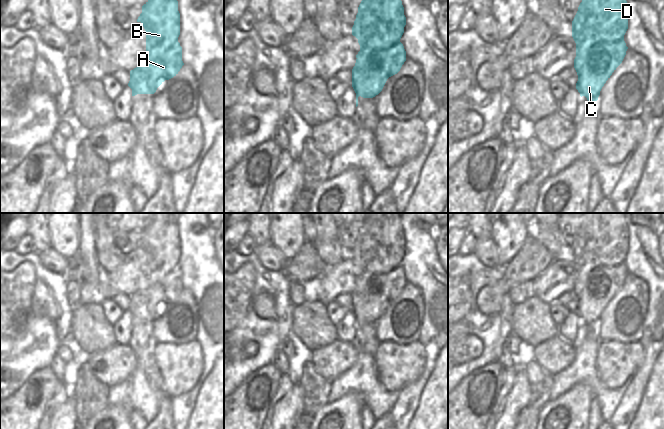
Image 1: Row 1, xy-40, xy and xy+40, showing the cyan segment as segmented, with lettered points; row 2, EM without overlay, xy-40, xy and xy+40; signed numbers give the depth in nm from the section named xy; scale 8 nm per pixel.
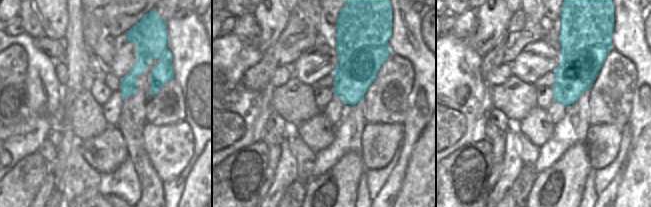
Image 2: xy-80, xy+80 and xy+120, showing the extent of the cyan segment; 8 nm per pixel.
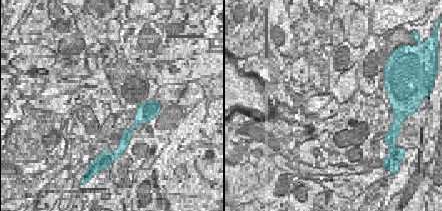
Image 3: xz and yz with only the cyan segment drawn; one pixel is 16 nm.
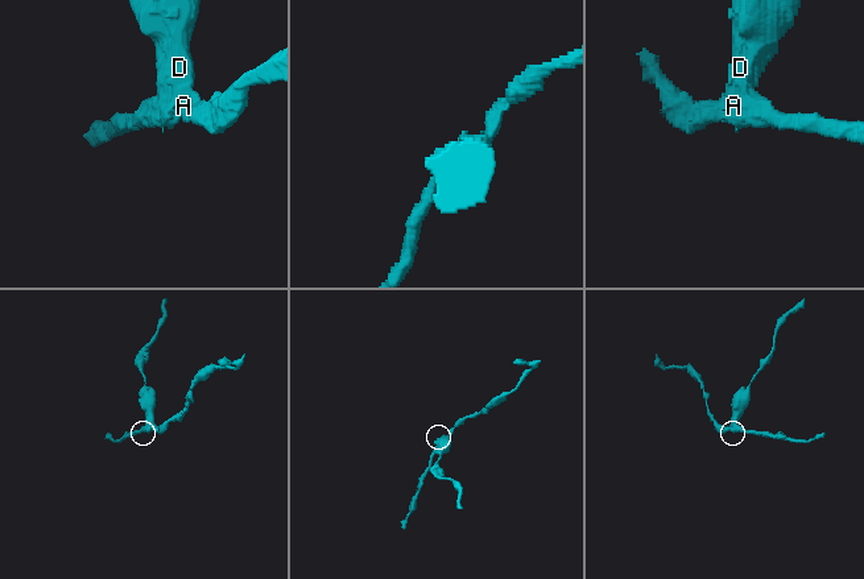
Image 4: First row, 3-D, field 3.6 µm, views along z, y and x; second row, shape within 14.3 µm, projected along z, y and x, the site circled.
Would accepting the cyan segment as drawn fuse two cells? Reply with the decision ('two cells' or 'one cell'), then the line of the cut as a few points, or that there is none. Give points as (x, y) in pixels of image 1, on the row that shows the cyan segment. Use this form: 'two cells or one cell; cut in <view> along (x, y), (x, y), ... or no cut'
two cells; cut in xy+40 along (623, 39), (597, 42), (588, 51), (582, 67), (576, 71)

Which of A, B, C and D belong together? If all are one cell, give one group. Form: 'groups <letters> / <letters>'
groups A C / B D

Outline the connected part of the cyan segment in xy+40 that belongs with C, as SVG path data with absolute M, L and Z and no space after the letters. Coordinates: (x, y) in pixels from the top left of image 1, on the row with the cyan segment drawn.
M624 40L617 42L599 42L592 46L584 59L582 69L577 71L578 81L576 89L580 96L585 96L589 102L598 100L600 91L616 68L622 63L628 47Z

